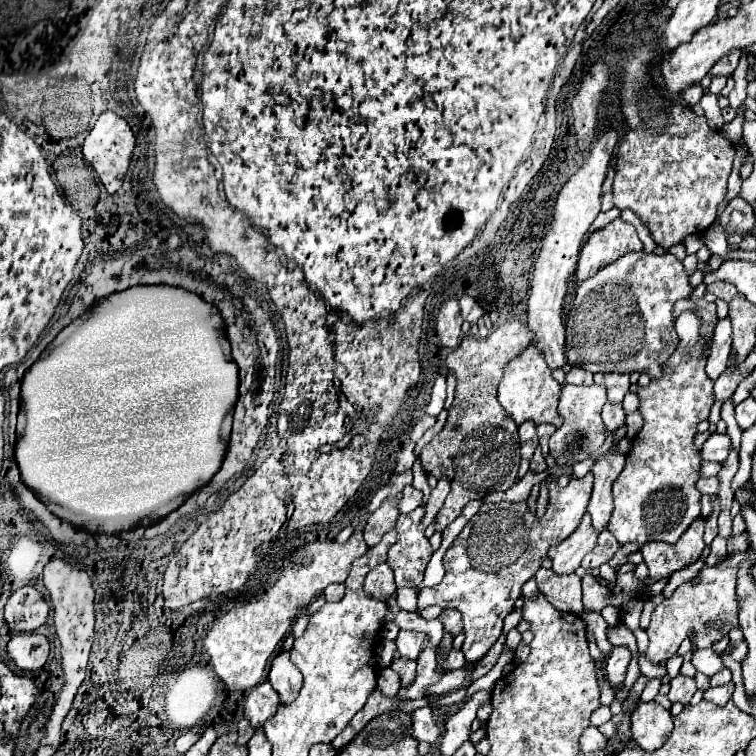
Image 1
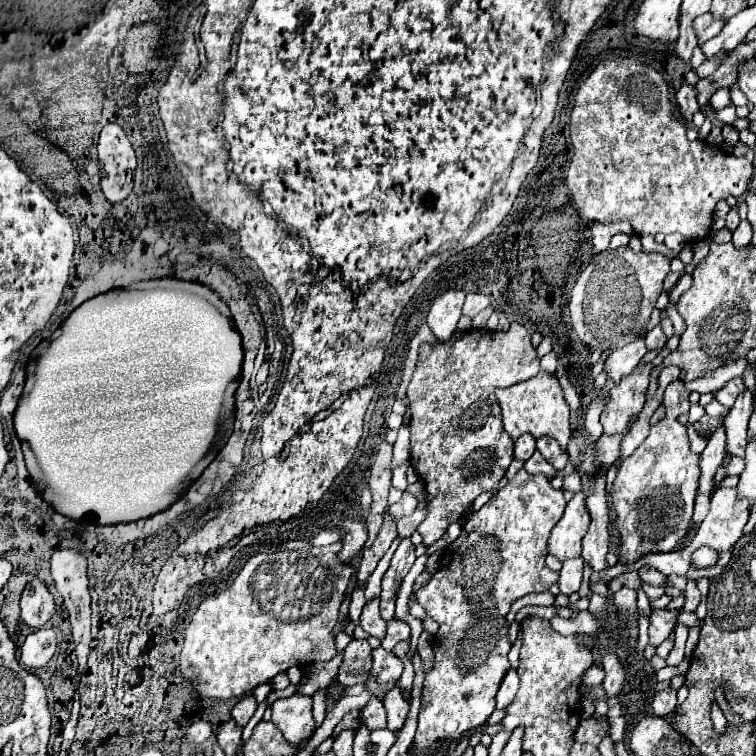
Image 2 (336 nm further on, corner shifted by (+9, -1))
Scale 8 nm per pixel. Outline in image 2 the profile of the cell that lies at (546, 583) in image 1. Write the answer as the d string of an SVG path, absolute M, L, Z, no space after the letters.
M579 556L579 558L571 558L571 560L565 560L563 562L563 568L561 568L561 578L559 578L559 588L563 594L573 594L579 590L581 586L581 578L583 578L583 566L585 566L585 560Z

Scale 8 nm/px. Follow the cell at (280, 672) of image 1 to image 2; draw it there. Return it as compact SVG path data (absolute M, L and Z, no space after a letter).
M289 696L273 702L273 724L293 746L301 746L315 732L315 720L311 714L311 696Z

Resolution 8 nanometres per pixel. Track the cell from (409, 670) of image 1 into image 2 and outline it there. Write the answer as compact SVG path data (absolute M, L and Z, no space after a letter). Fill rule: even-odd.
M375 648L371 652L371 658L373 658L373 666L371 666L371 672L369 672L369 682L367 682L367 692L371 696L377 696L377 700L385 700L387 692L397 686L399 678L401 678L401 672L403 672L403 662L399 658L395 658L391 652L387 652L385 648ZM381 684L387 684L387 688L383 690Z

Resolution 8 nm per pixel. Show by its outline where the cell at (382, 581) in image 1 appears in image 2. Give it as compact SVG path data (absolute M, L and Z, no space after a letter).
M375 598L373 602L365 604L363 612L361 612L361 628L375 638L385 638L385 620L379 614L379 600Z

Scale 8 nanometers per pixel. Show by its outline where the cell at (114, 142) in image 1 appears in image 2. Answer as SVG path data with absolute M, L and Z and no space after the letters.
M107 124L101 130L97 152L99 152L99 162L107 172L105 180L101 180L105 198L111 204L123 202L133 190L133 172L137 160L135 160L135 150L119 124Z

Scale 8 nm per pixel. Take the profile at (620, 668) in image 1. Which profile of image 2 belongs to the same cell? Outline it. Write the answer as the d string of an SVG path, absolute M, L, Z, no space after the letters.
M605 654L601 660L601 666L605 670L605 680L603 680L603 692L607 698L617 698L623 690L625 682L625 670L617 658L617 654Z

